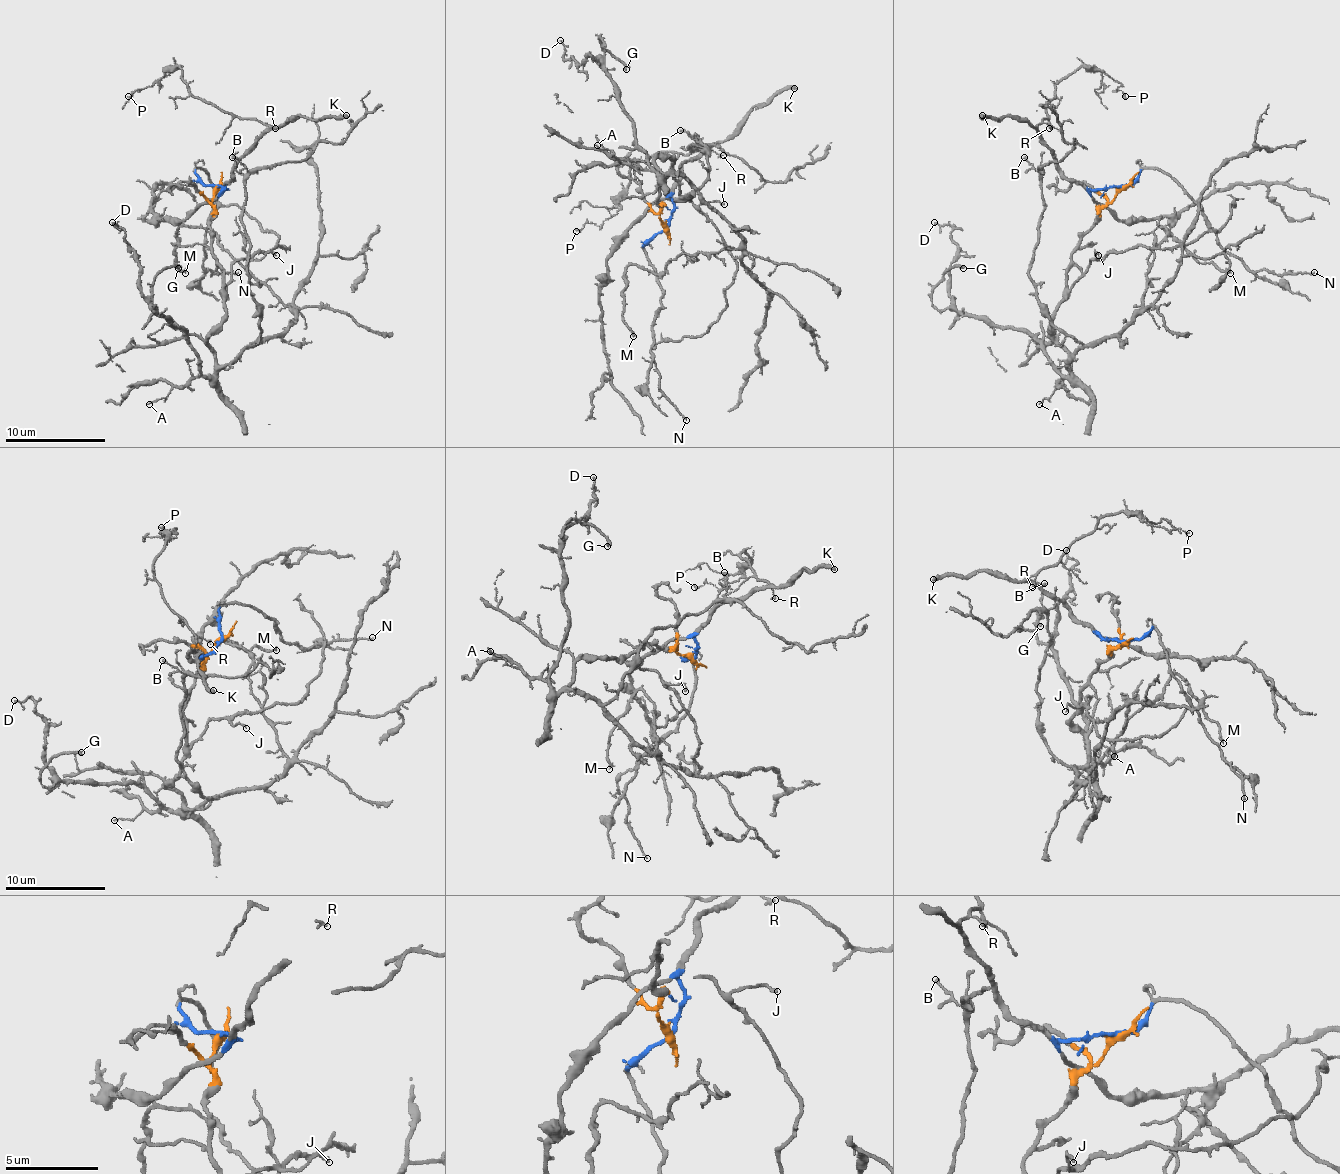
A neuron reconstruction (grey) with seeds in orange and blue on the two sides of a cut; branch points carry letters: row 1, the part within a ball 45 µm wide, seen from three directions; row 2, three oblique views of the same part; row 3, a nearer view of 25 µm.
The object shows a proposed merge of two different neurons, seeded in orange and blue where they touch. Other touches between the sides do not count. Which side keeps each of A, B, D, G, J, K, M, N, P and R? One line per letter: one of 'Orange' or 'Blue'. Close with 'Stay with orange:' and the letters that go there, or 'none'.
A: Orange
B: Orange
D: Orange
G: Orange
J: Orange
K: Blue
M: Orange
N: Blue
P: Blue
R: Blue
Stay with orange: A, B, D, G, J, M

